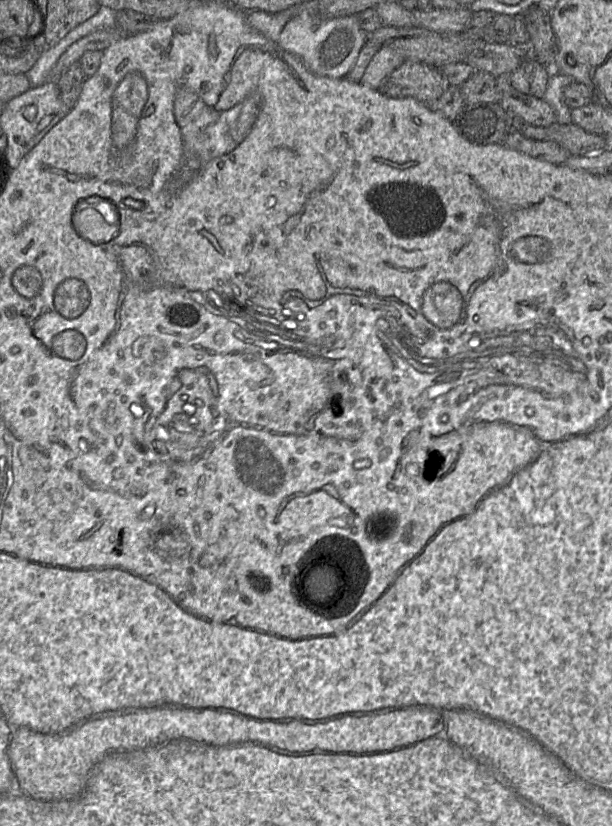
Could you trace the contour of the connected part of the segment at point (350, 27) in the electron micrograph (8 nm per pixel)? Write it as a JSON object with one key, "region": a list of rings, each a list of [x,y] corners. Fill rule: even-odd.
{"region":[[[302,12],[284,25],[277,44],[283,50],[299,56],[312,73],[330,78],[344,78],[354,66],[367,38],[368,33],[360,27],[356,15],[321,19]]]}

